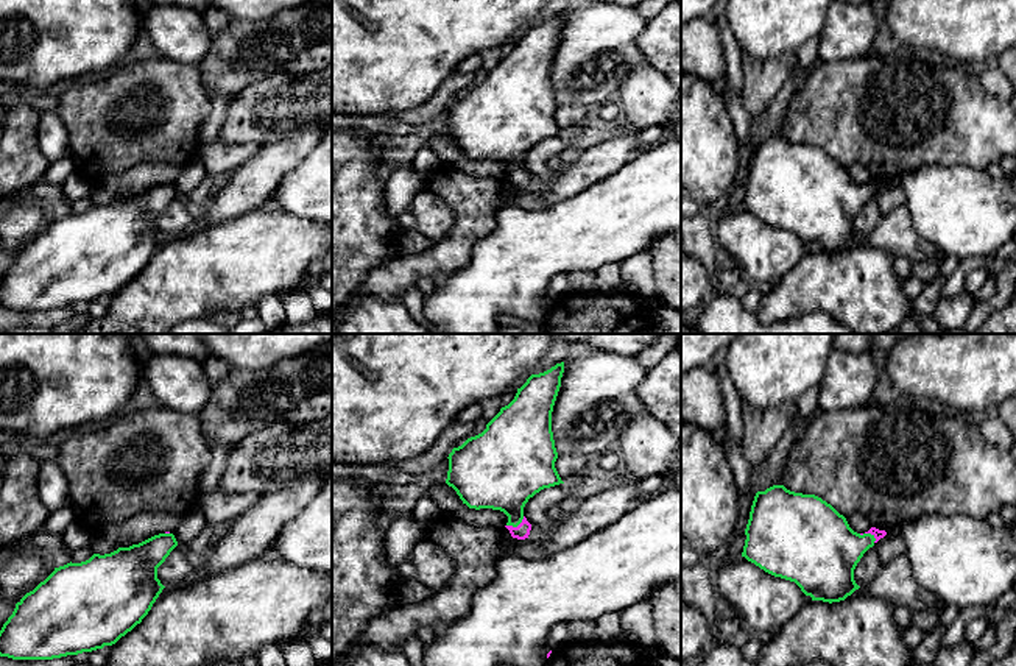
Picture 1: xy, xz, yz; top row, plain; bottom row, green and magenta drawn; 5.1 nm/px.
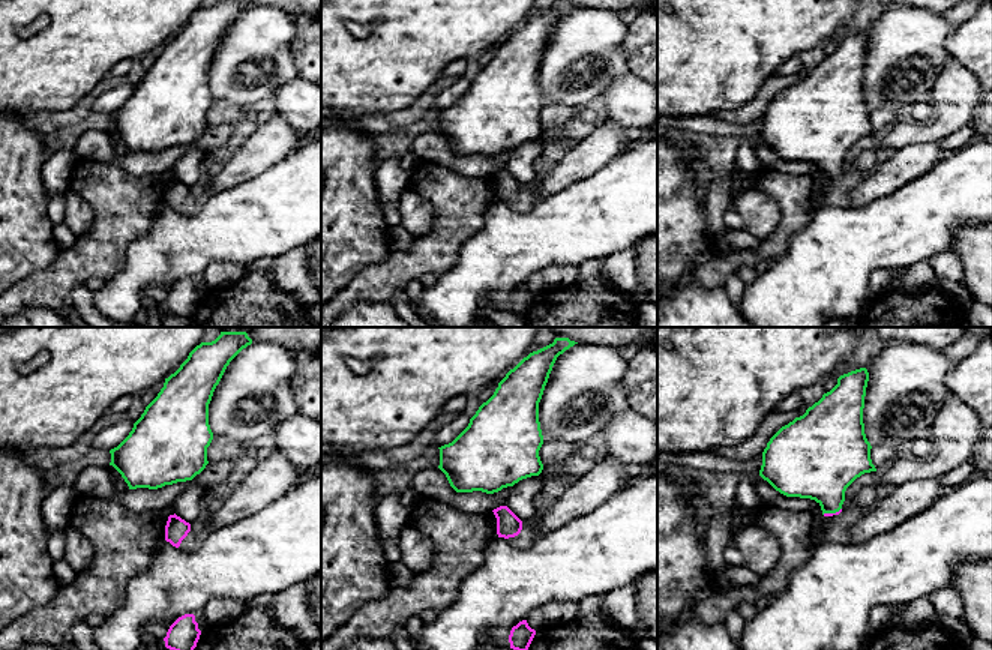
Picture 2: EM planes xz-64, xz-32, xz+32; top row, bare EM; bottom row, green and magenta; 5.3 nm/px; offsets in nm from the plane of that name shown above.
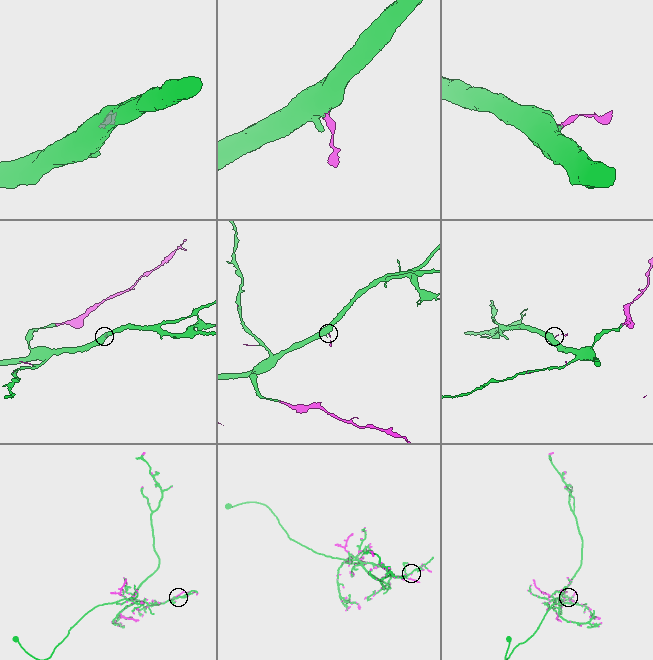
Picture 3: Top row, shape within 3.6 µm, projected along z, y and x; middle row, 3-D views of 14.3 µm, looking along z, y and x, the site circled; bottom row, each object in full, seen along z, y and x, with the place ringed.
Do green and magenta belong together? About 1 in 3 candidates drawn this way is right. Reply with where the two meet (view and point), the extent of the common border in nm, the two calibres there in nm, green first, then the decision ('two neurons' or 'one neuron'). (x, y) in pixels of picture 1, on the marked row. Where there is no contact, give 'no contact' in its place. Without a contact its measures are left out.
meets green in xz at (516, 526); contact 110 nm long; 320 nm thick on the green side, 80 nm on the other; one neuron

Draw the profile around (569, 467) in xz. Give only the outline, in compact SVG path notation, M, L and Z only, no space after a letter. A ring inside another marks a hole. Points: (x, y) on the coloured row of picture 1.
M561 454L555 462L555 468L563 482L570 482L580 477L587 466L587 455L584 454Z

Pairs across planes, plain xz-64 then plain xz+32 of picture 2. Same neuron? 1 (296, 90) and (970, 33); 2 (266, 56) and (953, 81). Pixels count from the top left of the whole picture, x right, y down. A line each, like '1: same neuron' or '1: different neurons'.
1: different neurons
2: different neurons

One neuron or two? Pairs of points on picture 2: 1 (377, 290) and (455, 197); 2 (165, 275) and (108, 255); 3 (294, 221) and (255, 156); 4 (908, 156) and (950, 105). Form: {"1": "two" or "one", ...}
{"1": "one", "2": "two", "3": "two", "4": "two"}

